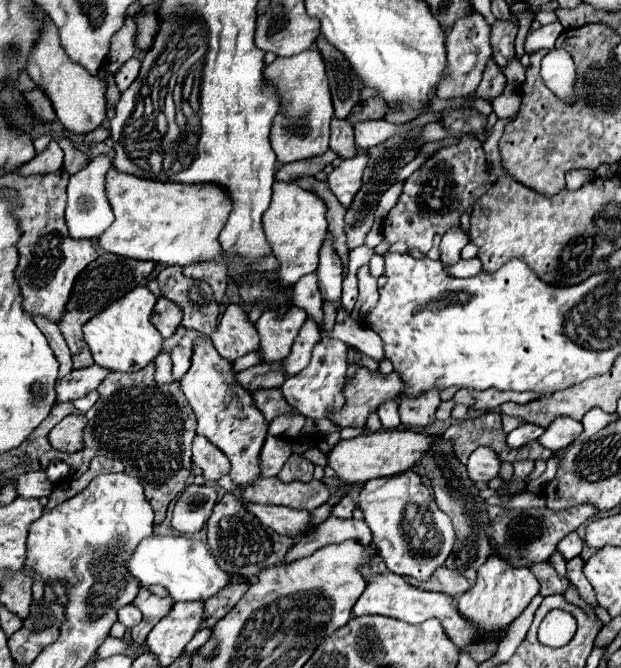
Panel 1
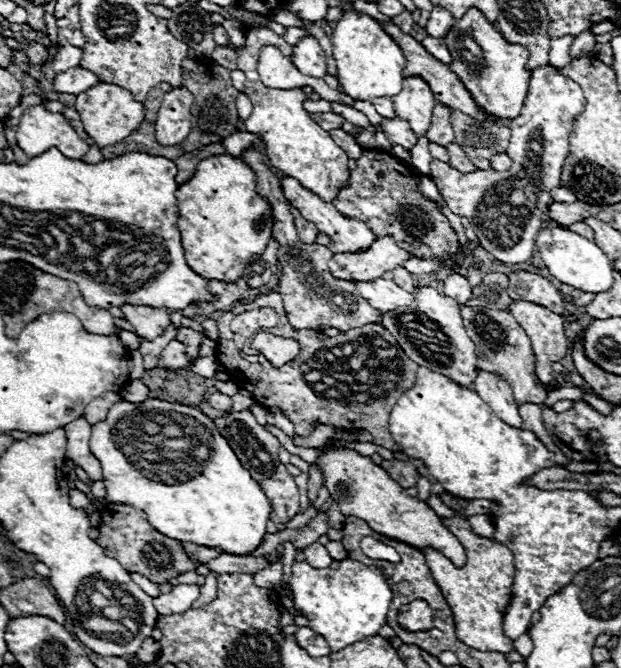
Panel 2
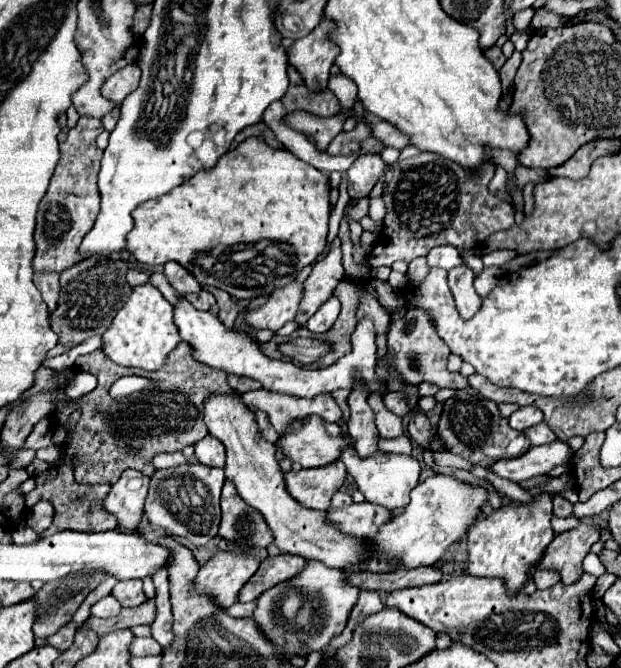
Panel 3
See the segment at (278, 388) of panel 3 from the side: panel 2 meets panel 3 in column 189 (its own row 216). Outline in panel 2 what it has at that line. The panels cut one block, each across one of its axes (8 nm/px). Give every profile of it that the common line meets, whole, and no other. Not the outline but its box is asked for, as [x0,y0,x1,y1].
[280,176,376,254]

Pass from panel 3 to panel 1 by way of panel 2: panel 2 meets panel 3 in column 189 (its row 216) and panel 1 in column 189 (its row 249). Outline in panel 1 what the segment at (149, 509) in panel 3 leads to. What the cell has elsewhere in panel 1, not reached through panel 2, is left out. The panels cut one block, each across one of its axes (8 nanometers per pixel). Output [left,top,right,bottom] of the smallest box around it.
[172,484,218,534]

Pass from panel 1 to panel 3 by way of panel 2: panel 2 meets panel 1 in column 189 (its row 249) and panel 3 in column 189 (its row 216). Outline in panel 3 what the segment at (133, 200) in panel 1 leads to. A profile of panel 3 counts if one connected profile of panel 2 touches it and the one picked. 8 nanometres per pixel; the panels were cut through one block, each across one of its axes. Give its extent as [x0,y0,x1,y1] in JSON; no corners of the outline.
[124,138,330,300]

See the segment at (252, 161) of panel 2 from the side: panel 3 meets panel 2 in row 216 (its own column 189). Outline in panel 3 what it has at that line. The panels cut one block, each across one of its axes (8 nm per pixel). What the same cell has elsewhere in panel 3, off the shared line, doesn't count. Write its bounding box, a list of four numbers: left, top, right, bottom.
[164,262,202,296]

